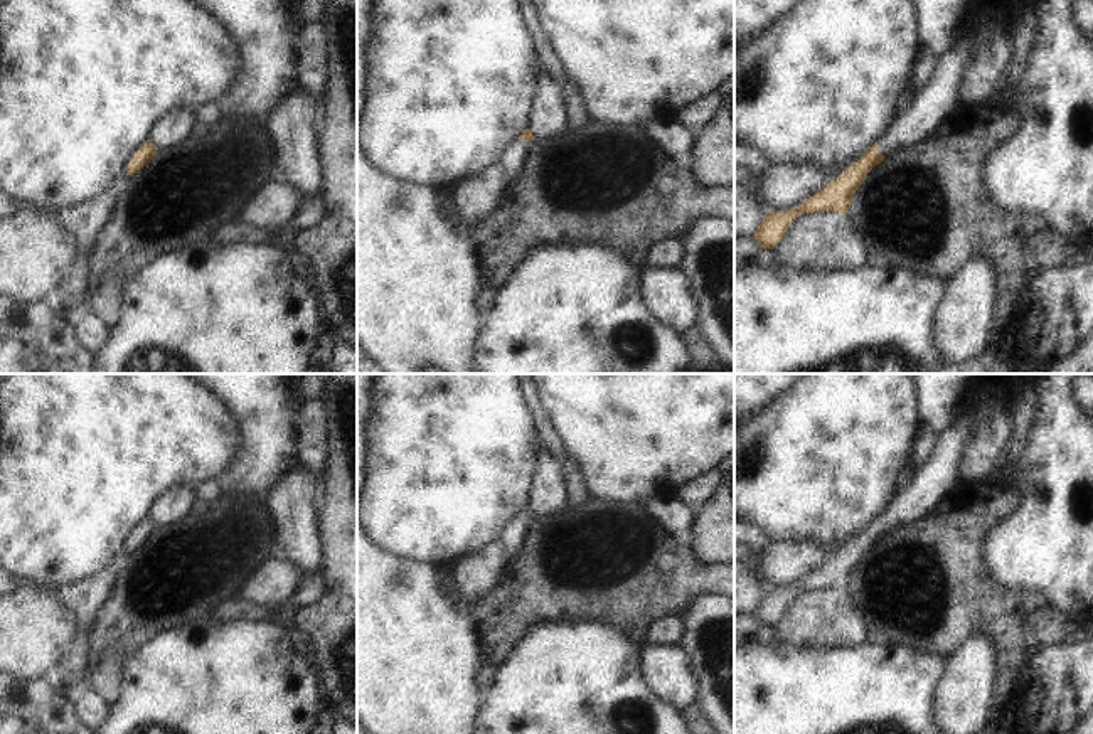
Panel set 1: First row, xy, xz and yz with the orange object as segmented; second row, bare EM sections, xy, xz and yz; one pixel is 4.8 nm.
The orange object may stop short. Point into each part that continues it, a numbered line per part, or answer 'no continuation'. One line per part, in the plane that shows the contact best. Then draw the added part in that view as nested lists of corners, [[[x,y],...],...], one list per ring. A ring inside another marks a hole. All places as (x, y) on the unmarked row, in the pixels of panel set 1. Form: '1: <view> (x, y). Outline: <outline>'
1: yz (933, 478). Outline: [[[957,423],[936,441],[935,449],[916,466],[909,481],[899,490],[891,508],[877,519],[884,534],[916,524],[940,507],[955,487],[960,473],[960,448],[967,426]]]

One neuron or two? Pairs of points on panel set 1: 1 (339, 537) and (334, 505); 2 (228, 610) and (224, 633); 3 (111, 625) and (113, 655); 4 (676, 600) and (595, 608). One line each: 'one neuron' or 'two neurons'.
1: one neuron
2: two neurons
3: two neurons
4: one neuron

